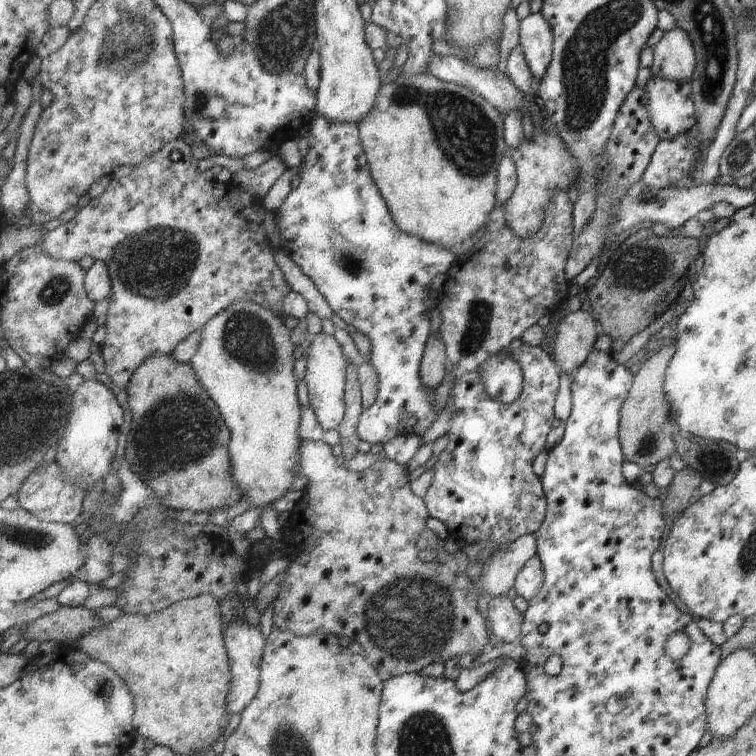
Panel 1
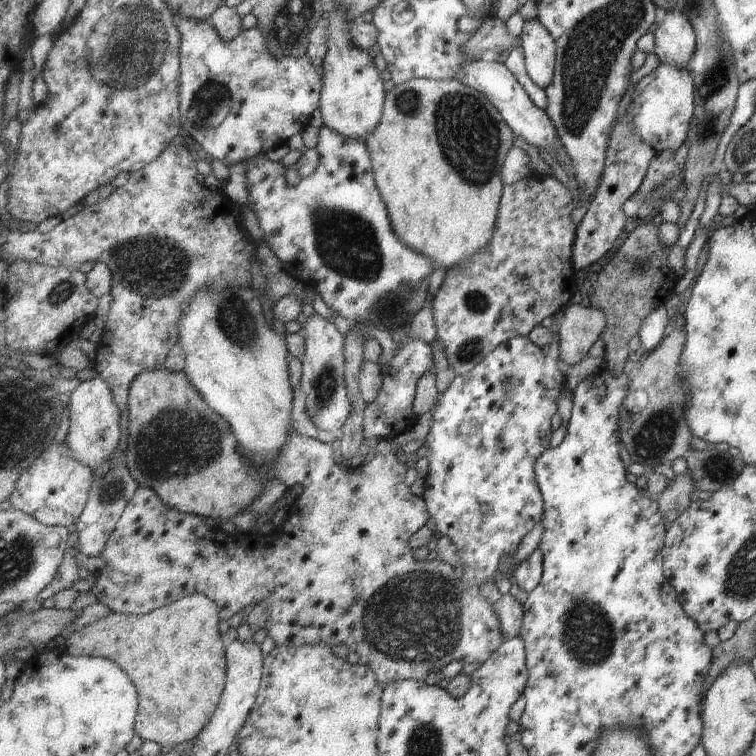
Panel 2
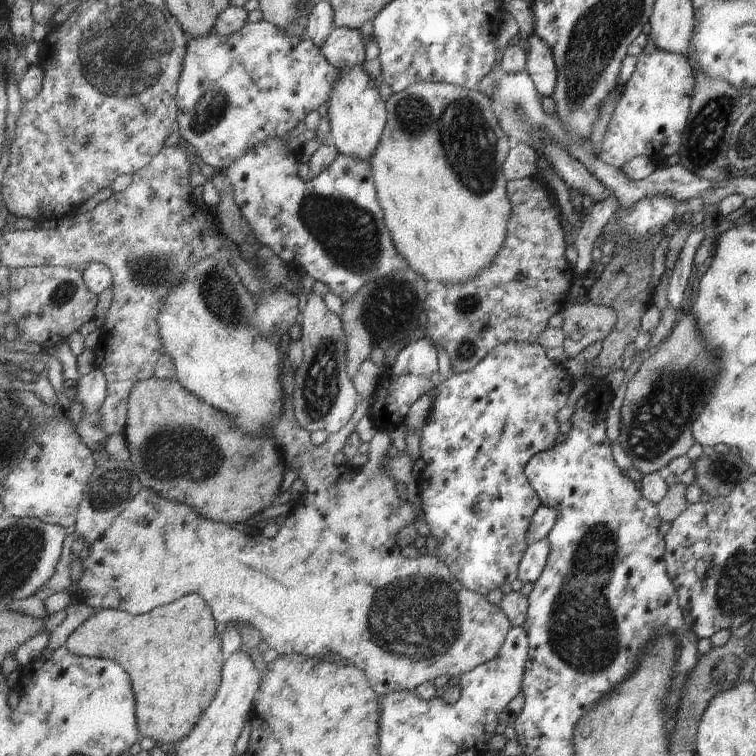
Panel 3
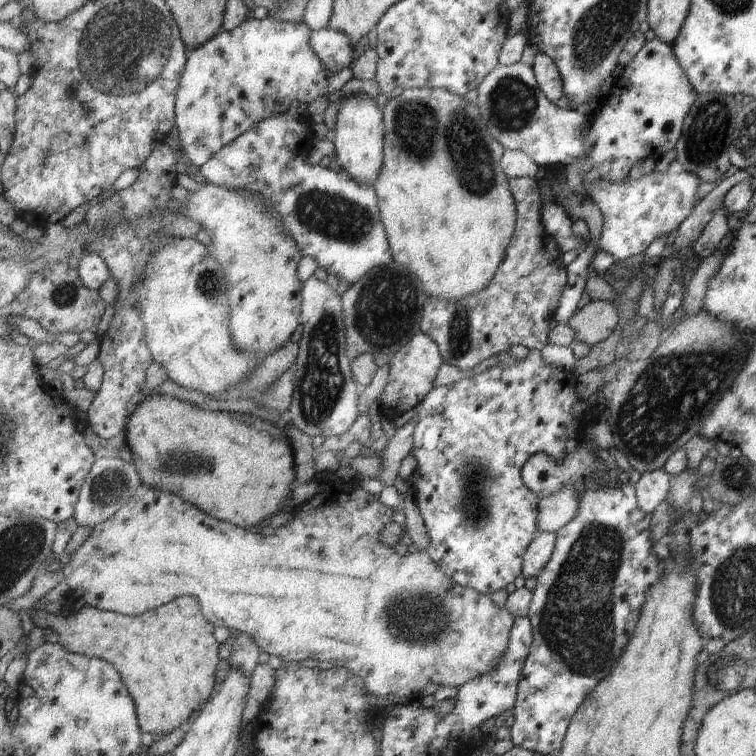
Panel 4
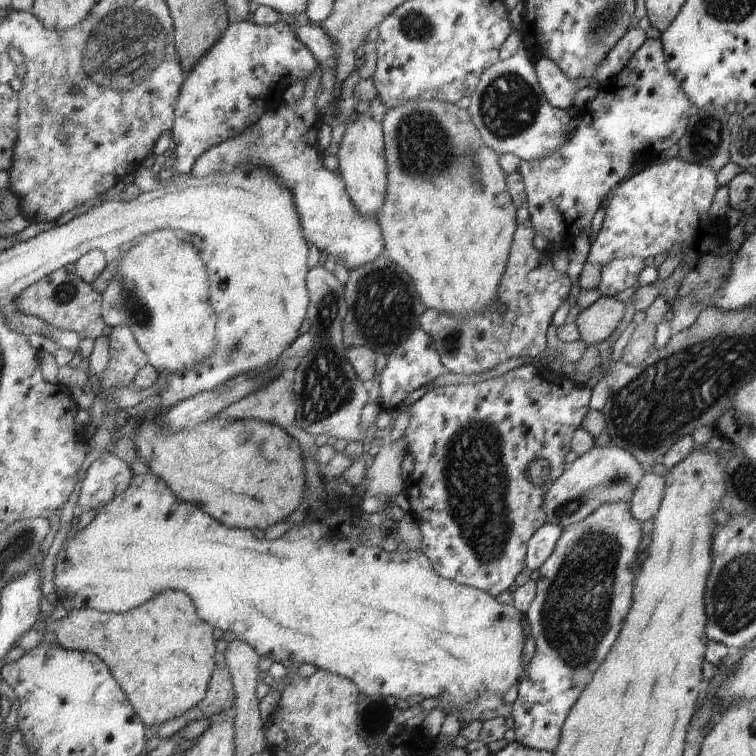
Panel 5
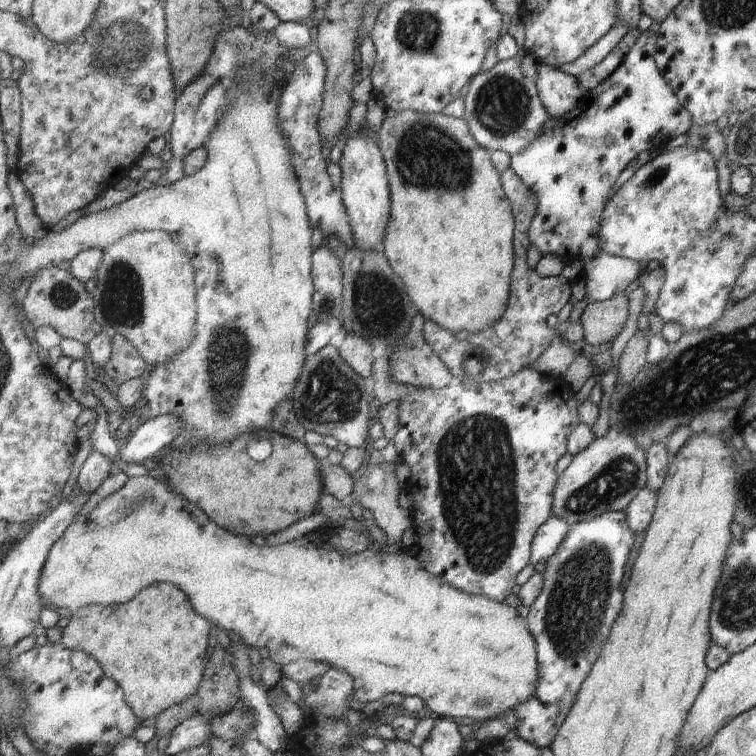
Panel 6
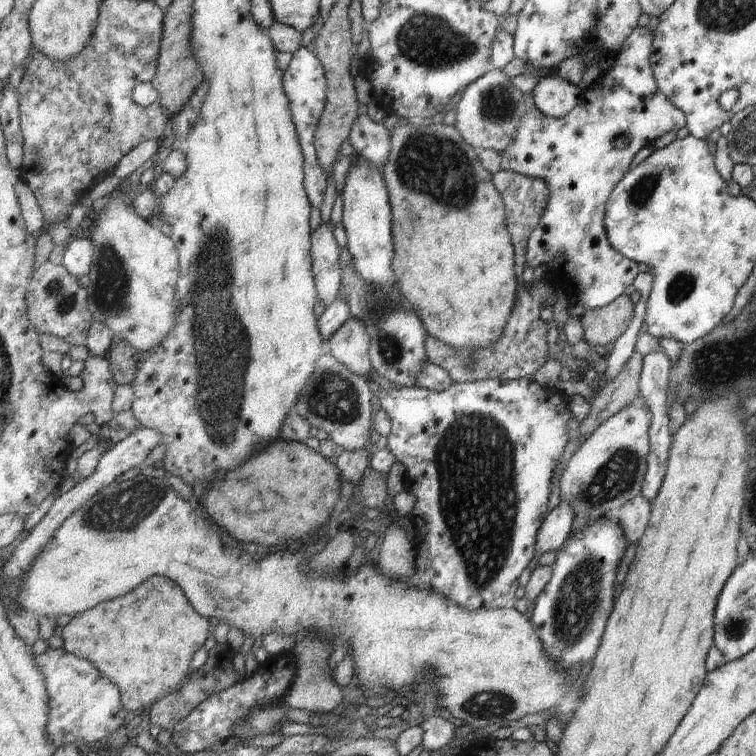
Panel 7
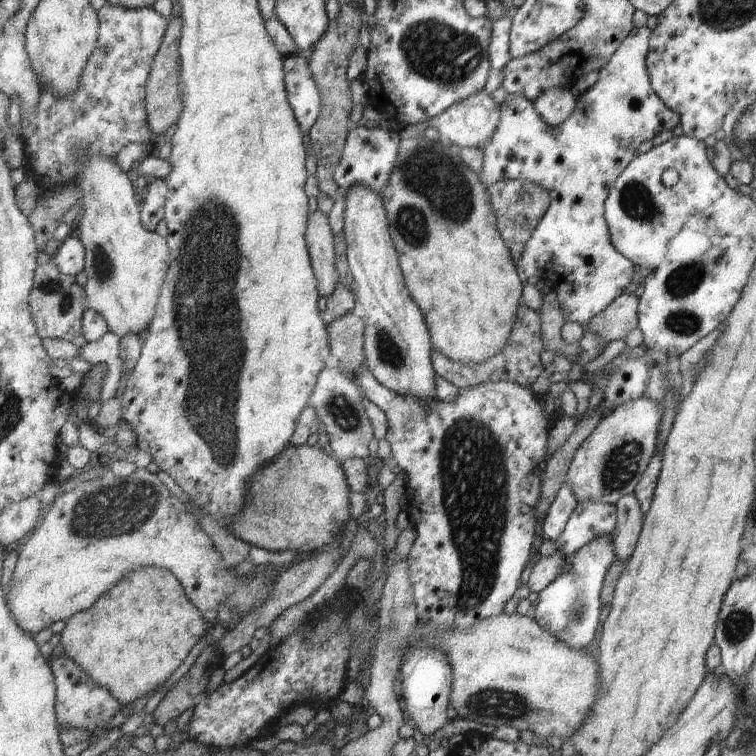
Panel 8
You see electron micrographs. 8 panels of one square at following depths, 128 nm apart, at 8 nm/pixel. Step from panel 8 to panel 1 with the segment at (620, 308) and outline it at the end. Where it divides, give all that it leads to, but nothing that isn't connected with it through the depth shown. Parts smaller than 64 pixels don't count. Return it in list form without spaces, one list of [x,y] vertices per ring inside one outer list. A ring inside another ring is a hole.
[[[579,309],[577,312],[567,313],[557,326],[556,339],[554,341],[553,354],[556,360],[557,366],[561,371],[561,374],[568,374],[574,372],[582,365],[581,362],[588,358],[589,350],[591,350],[591,344],[595,342],[595,336],[600,332],[595,332],[595,320],[591,318],[591,313],[582,311]]]

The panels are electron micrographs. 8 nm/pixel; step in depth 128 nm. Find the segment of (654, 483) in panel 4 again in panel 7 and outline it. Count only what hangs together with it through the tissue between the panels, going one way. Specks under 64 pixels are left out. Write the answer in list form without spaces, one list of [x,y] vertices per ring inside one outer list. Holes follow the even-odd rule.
[[[635,495],[631,500],[628,500],[619,509],[619,517],[615,521],[620,524],[621,530],[623,530],[623,536],[627,543],[636,543],[639,540],[639,536],[643,534],[643,530],[649,522],[650,515],[650,504],[649,501],[645,500],[643,496]]]

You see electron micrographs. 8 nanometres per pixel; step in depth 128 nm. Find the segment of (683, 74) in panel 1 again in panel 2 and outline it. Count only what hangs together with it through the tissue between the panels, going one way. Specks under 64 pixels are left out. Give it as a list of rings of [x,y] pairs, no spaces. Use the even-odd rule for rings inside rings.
[[[673,8],[667,12],[658,12],[655,21],[657,26],[652,33],[653,54],[659,64],[685,68],[695,46],[694,32],[687,16],[681,10]]]

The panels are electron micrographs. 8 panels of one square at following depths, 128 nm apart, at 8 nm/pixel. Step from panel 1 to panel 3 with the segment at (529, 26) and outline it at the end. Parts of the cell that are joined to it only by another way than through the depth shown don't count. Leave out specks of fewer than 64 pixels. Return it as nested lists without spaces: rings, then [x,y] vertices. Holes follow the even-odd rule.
[[[535,32],[529,36],[528,43],[526,66],[529,76],[542,96],[552,97],[557,86],[557,63],[552,47]]]

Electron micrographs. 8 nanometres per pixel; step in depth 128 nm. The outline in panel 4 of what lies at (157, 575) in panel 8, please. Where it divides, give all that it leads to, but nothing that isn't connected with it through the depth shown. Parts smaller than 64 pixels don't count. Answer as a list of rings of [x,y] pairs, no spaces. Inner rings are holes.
[[[187,595],[143,616],[131,618],[84,607],[69,618],[51,616],[49,624],[75,654],[106,660],[121,670],[121,678],[125,678],[125,686],[129,686],[136,702],[141,728],[156,738],[171,734],[176,728],[188,727],[195,710],[200,710],[218,690],[220,643],[213,636],[215,626],[201,616],[200,600]]]

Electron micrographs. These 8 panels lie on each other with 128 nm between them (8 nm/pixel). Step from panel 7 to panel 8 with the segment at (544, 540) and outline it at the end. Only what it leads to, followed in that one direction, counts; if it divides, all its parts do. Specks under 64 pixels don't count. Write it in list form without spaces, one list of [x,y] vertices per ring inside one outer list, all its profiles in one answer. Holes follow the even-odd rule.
[[[564,483],[556,495],[556,500],[549,508],[546,520],[542,526],[544,539],[553,542],[557,541],[576,506],[576,502],[571,488]]]

